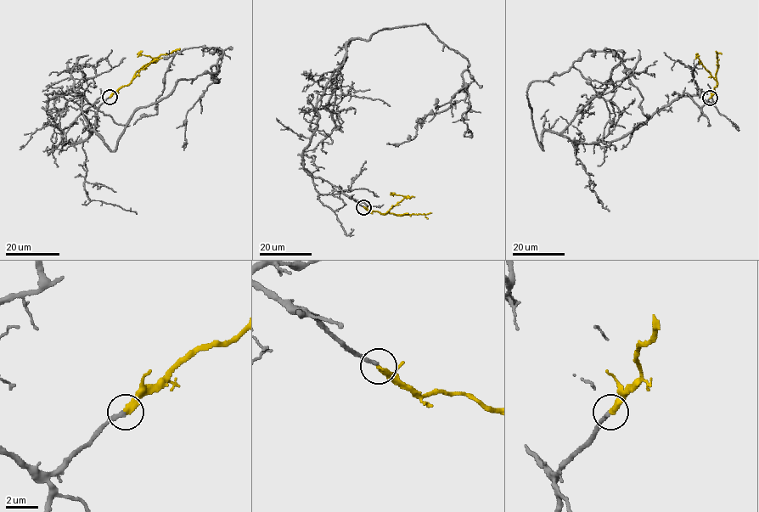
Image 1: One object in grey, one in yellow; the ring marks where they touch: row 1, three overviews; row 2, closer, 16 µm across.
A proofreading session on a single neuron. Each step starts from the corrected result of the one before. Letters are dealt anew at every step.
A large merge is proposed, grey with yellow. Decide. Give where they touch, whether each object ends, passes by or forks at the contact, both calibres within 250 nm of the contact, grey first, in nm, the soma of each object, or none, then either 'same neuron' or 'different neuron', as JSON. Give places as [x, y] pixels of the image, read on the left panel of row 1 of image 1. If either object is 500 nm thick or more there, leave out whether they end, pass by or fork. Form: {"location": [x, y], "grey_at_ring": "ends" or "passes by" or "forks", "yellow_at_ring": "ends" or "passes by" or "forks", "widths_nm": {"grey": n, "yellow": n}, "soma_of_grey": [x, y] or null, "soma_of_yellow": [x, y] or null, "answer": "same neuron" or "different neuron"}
{"location": [109, 97], "grey_at_ring": "ends", "yellow_at_ring": "ends", "widths_nm": {"grey": 240, "yellow": 380}, "soma_of_grey": null, "soma_of_yellow": null, "answer": "same neuron"}

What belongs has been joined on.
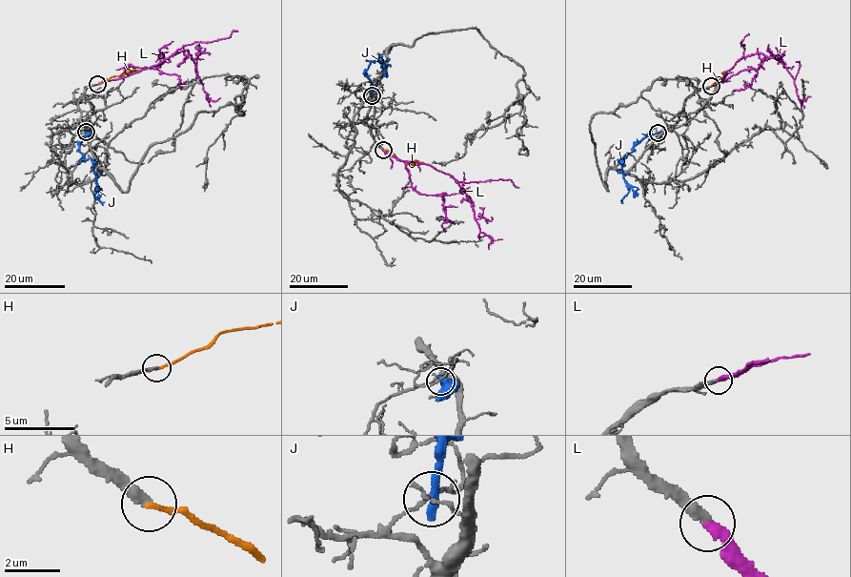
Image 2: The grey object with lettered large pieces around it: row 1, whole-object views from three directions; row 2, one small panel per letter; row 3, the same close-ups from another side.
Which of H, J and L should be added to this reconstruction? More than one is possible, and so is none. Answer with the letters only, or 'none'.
L

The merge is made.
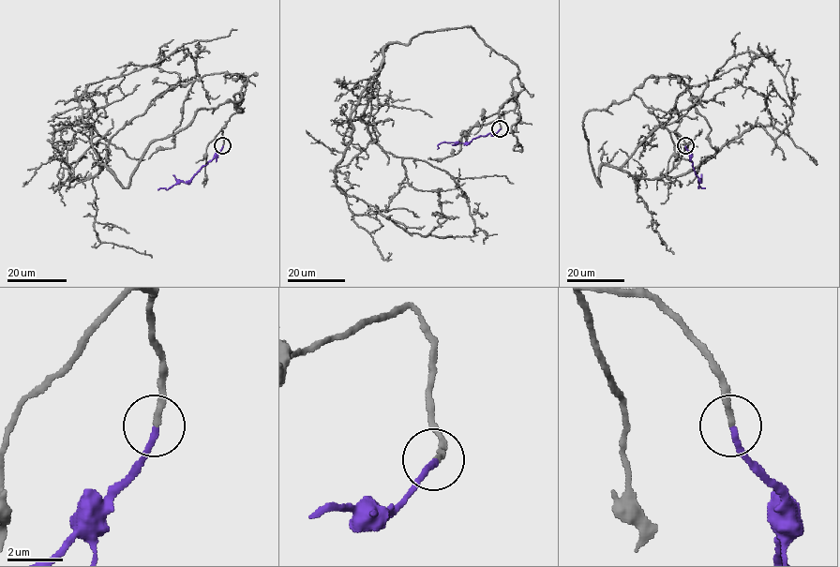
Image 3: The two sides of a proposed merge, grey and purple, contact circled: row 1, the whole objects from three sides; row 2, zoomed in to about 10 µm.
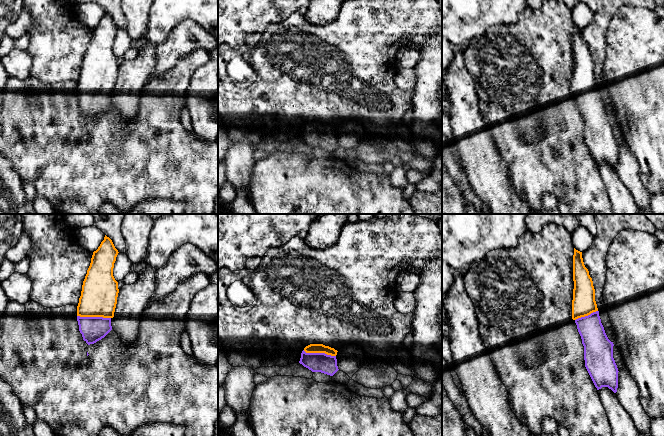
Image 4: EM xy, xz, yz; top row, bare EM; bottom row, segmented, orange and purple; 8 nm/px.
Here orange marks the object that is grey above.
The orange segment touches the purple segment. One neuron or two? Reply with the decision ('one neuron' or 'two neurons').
one neuron

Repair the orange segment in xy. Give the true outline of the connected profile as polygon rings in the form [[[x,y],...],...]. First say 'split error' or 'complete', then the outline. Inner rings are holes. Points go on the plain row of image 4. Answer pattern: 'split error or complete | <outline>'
split error | [[[105,11],[98,25],[93,28],[90,42],[83,57],[77,82],[77,97],[83,116],[88,121],[101,116],[112,106],[111,95],[114,93],[119,69],[118,58],[113,52],[114,39],[118,29],[112,16]]]

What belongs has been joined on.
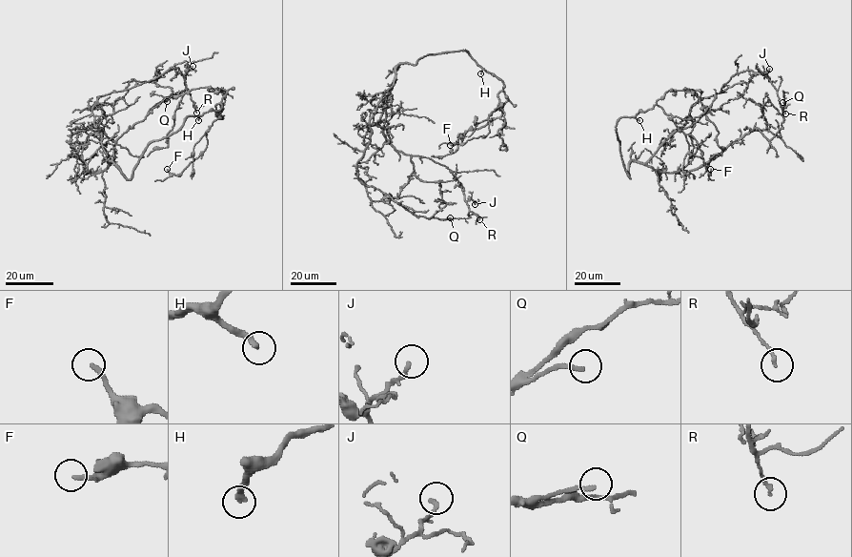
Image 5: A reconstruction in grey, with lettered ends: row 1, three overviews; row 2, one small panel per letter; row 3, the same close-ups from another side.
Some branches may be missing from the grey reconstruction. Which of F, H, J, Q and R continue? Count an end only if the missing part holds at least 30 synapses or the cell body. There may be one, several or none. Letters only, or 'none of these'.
H

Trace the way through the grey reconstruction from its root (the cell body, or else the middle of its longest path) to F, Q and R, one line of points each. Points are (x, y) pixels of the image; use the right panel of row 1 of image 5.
F: (630, 178), (621, 159), (617, 124), (622, 117), (634, 116), (656, 105), (695, 139), (709, 175), (710, 169)
Q: (630, 178), (632, 161), (667, 173), (694, 170), (754, 128), (769, 141), (781, 128), (782, 102)
R: (630, 178), (632, 161), (645, 163), (684, 124), (694, 105), (719, 92), (736, 74), (765, 76), (785, 113)

